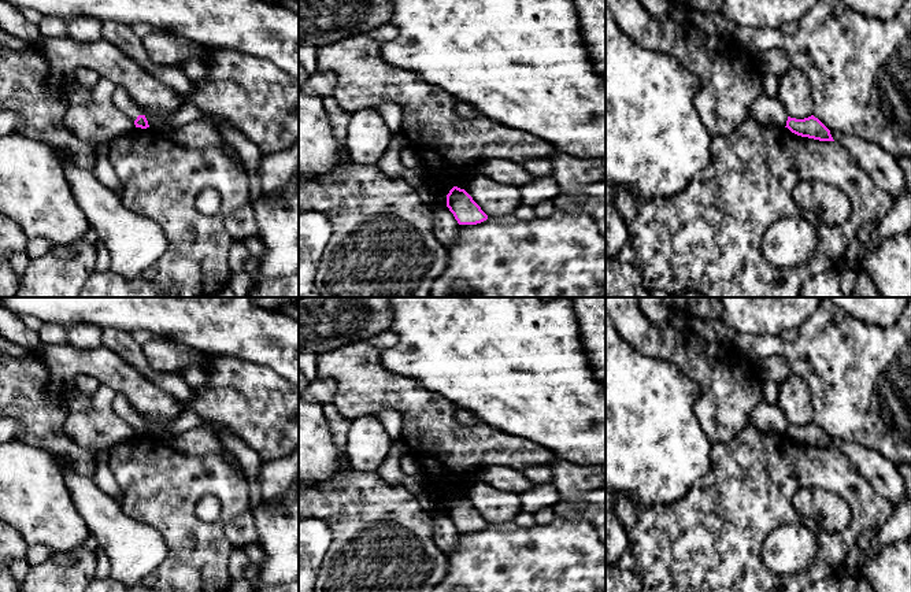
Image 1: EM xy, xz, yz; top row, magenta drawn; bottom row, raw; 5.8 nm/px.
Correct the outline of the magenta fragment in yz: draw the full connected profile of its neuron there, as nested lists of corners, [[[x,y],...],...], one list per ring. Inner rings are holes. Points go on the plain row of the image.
[[[814,422],[796,426],[788,423],[786,433],[792,440],[819,448],[834,448],[830,437]]]

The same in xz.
[[[453,493],[447,502],[447,514],[459,532],[477,532],[488,526],[473,504],[458,493]]]

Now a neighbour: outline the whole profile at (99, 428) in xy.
[[[101,385],[93,395],[88,411],[67,415],[62,433],[85,452],[110,449],[122,440],[133,437],[134,428],[112,411],[114,396],[111,388]]]

